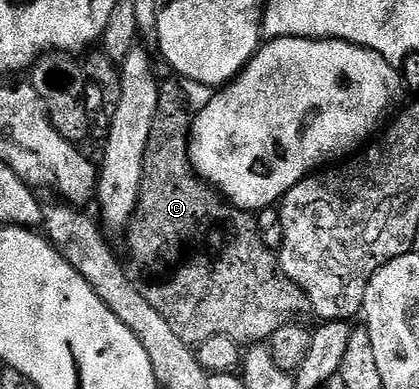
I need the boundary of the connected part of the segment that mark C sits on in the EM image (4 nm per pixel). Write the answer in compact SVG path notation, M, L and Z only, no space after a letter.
M164 81L161 86L159 115L153 120L153 132L145 152L139 206L126 231L127 246L131 249L130 273L141 279L145 300L173 324L173 332L188 344L204 342L209 336L229 336L240 344L266 343L277 328L299 322L302 314L308 313L307 297L296 282L277 269L276 251L265 248L257 232L255 214L227 201L195 171L191 163L193 118L190 113L187 115L180 83L175 82Z

